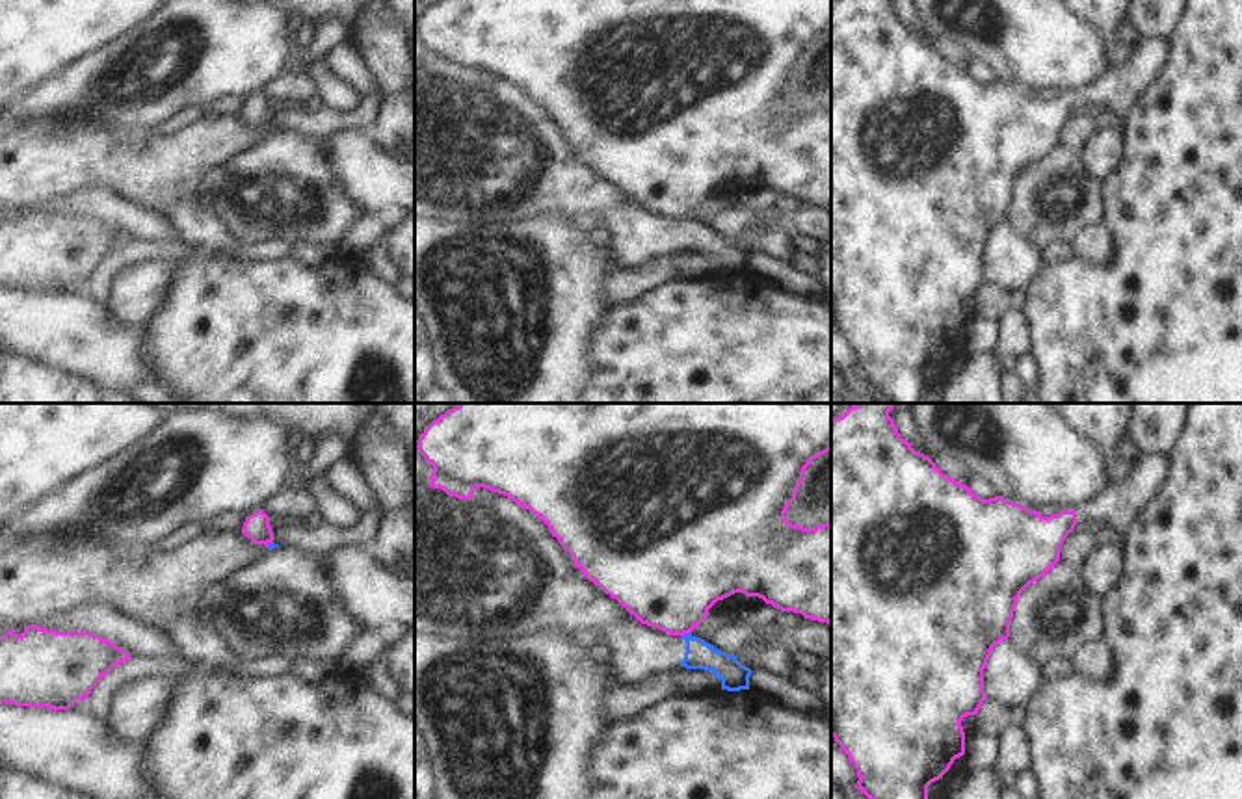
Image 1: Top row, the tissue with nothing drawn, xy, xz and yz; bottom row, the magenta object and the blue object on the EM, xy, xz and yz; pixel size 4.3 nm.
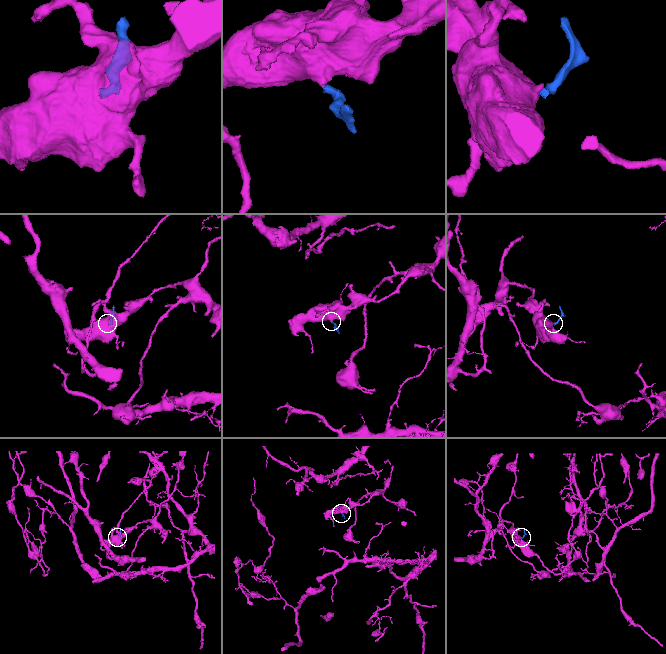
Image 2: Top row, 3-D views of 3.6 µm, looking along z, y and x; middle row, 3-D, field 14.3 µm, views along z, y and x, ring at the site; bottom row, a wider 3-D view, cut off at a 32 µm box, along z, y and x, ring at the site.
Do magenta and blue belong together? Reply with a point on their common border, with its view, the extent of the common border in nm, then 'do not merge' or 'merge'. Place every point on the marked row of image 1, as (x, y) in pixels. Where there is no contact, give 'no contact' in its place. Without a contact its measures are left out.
xz (685, 632) | 40 nm | do not merge

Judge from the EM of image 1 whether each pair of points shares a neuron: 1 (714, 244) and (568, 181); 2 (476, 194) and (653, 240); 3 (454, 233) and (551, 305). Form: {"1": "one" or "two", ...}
{"1": "one", "2": "one", "3": "one"}

